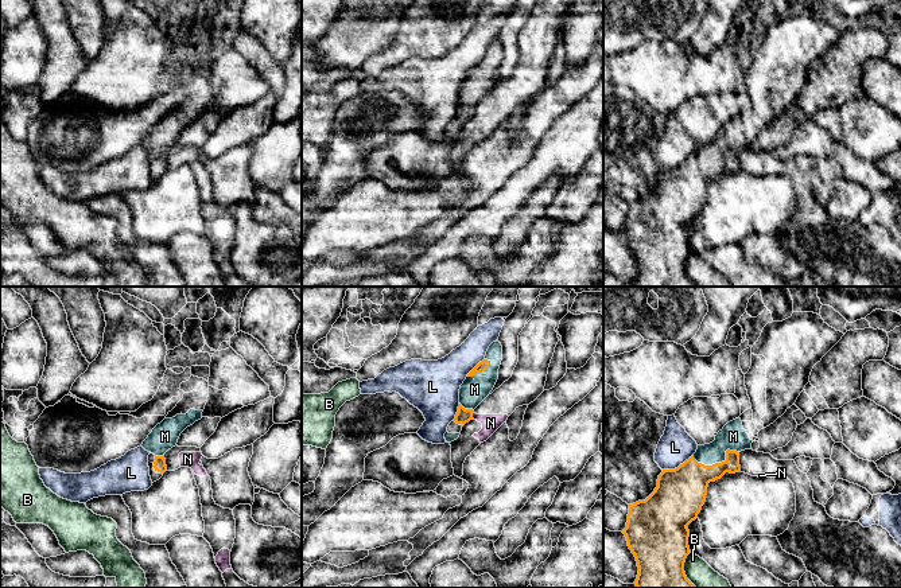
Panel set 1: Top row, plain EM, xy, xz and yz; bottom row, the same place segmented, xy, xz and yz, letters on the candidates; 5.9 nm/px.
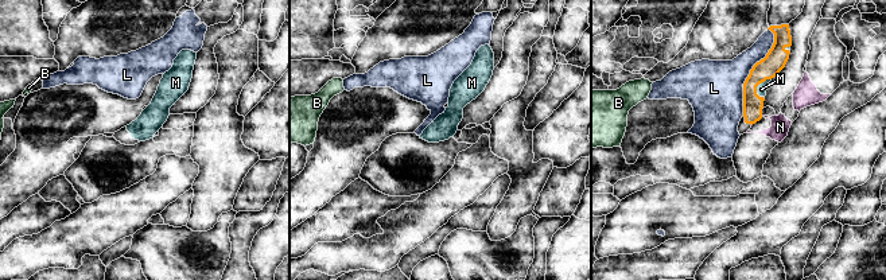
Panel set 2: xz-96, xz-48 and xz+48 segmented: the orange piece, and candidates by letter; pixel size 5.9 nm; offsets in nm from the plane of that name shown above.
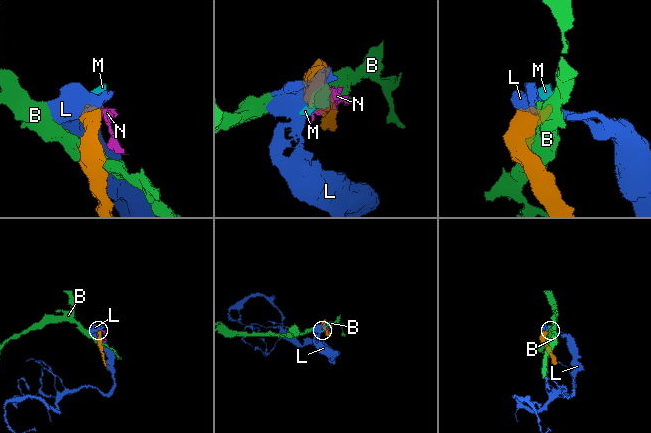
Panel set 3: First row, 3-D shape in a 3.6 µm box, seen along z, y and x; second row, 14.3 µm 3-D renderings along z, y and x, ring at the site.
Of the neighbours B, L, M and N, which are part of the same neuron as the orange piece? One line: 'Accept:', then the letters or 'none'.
Accept: M

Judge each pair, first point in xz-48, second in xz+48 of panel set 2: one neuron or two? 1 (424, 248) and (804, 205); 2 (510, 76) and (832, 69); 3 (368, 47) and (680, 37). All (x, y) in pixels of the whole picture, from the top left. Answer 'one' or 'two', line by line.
1: one
2: one
3: two

